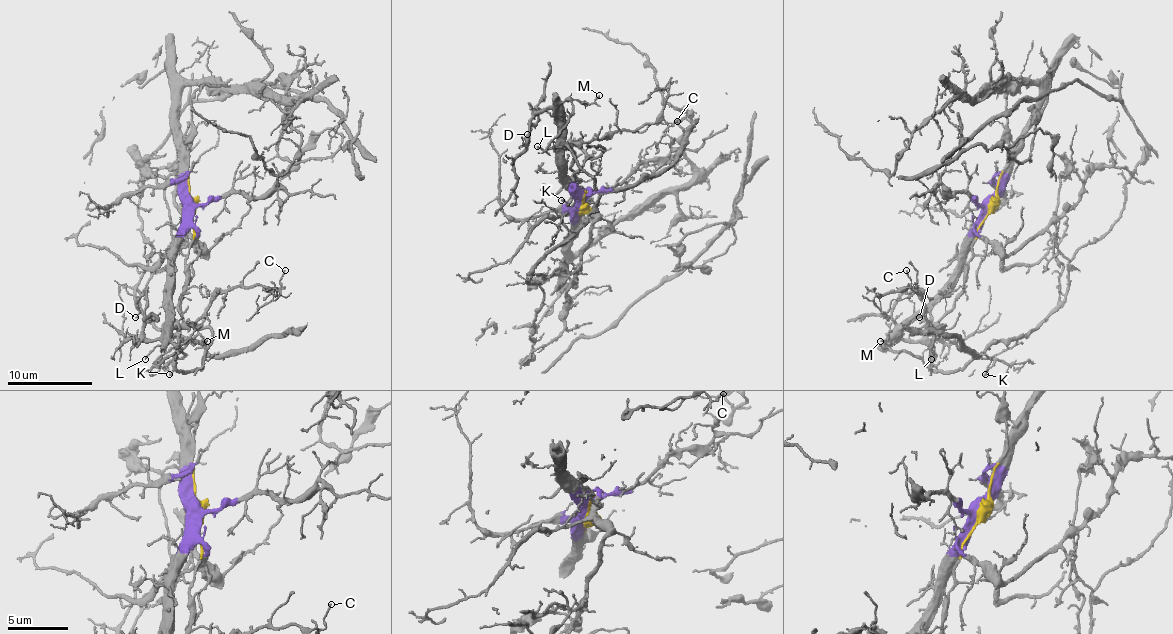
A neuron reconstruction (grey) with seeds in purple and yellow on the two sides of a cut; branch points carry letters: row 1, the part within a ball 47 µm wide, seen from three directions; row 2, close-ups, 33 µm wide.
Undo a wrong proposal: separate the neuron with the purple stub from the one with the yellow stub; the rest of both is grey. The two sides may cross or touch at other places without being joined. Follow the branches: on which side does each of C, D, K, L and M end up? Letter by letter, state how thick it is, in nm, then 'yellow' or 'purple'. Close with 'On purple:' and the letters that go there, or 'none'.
C: 110 nm thick; purple
D: 90 nm thick; purple
K: 140 nm thick; purple
L: 130 nm thick; yellow
M: 140 nm thick; purple
On purple: C, D, K, M

